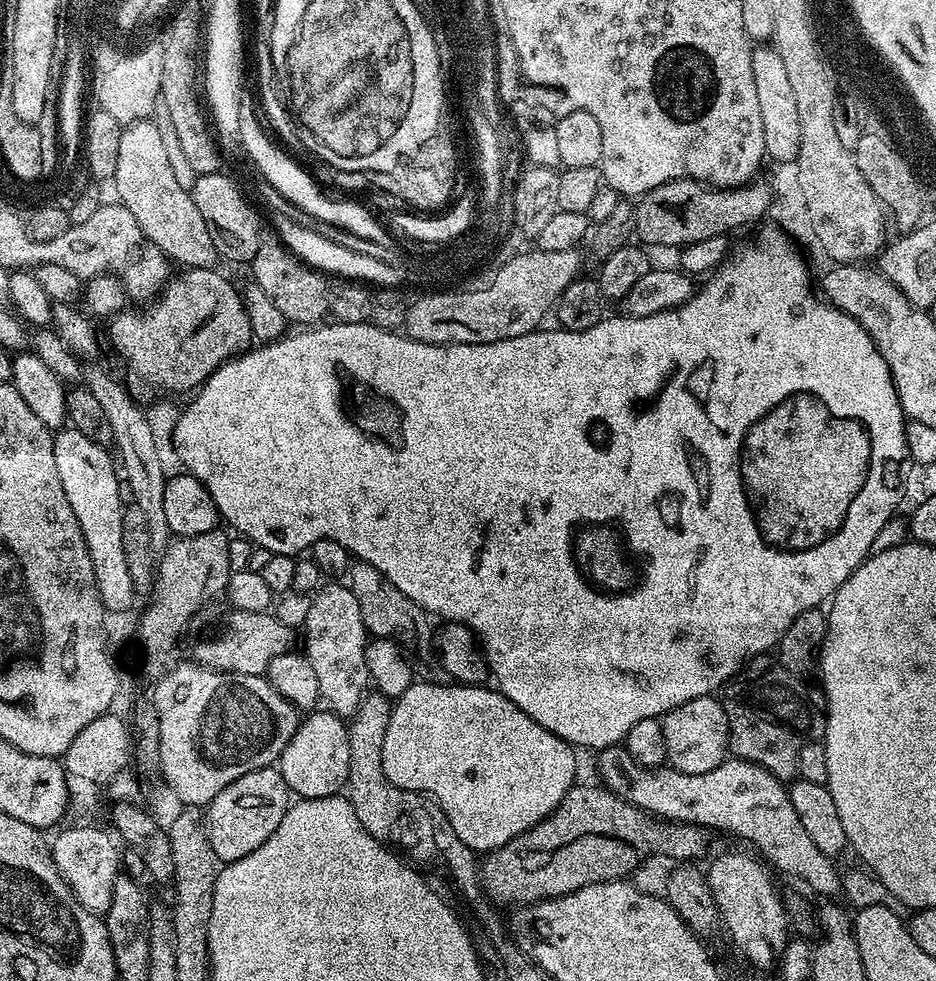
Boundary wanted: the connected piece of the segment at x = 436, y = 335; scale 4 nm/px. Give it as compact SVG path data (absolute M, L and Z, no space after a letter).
M576 248L570 250L546 250L529 258L521 258L514 268L500 272L496 281L487 286L472 286L462 294L429 291L424 297L412 300L408 309L409 336L426 344L489 344L513 340L527 332L535 332L541 327L544 315L553 311L556 299L570 286L572 280L581 275L580 256Z

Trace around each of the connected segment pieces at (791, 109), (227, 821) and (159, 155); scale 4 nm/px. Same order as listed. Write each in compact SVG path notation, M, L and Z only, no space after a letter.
M756 46L752 49L750 66L754 69L754 87L758 93L758 110L762 110L762 142L764 143L765 157L769 161L777 160L780 164L791 165L798 154L798 146L802 146L802 125L798 123L798 102L794 99L794 90L790 87L790 78L786 74L782 58L778 58L775 48L771 46Z
M275 767L259 768L230 782L230 786L226 786L226 790L219 792L206 806L208 837L217 861L241 860L246 858L246 854L258 850L258 846L278 830L278 822L282 822L288 807L288 784Z
M139 120L121 129L112 186L116 188L115 197L119 203L130 210L142 232L164 252L169 261L178 262L185 269L213 268L217 265L220 255L210 237L210 230L198 206L194 205L191 191L180 186L171 172L162 136L153 121Z

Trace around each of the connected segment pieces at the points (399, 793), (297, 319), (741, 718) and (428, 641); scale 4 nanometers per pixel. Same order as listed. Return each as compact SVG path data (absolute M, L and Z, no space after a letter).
M368 694L350 717L350 770L346 795L354 806L354 814L358 814L358 822L362 822L375 840L385 846L395 846L409 861L425 864L428 868L444 868L445 874L464 895L465 902L472 904L482 896L477 853L454 834L454 826L450 826L446 814L434 800L419 792L403 792L382 770L382 742L386 742L386 726L391 713L389 697Z
M261 239L258 254L250 261L251 279L262 288L263 293L278 306L287 323L292 326L316 326L329 315L332 306L329 277L316 271L308 264L303 264L279 239Z
M765 654L748 661L722 689L722 703L728 719L728 746L731 755L738 760L749 760L774 774L781 782L788 782L797 775L798 754L802 746L813 739L812 731L817 731L816 708L804 697L804 688L793 673L780 665L779 659Z
M365 560L349 563L346 573L346 585L354 594L362 614L362 622L369 637L378 640L393 640L414 661L414 672L421 681L430 684L449 683L450 677L442 665L434 659L434 636L428 632L429 613L419 608L414 601L406 598L394 582L390 582L374 566Z

